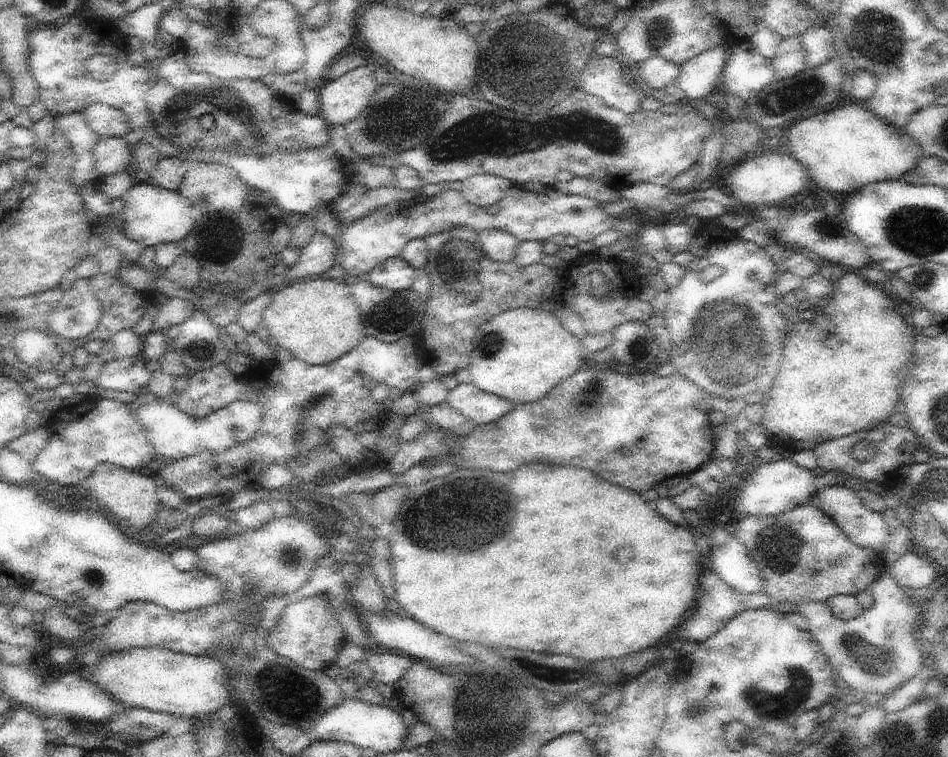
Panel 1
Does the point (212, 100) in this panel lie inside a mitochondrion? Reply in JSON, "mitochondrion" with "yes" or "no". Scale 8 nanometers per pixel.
{"mitochondrion":"yes"}

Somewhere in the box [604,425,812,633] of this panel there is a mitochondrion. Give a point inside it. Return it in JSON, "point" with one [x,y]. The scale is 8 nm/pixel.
{"point":[782,547]}

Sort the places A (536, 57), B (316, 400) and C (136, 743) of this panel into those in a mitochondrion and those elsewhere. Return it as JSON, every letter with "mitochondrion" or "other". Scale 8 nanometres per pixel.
{"A":"mitochondrion","B":"mitochondrion","C":"other"}

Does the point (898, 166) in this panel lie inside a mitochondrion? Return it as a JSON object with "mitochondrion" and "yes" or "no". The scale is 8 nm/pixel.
{"mitochondrion":"no"}

